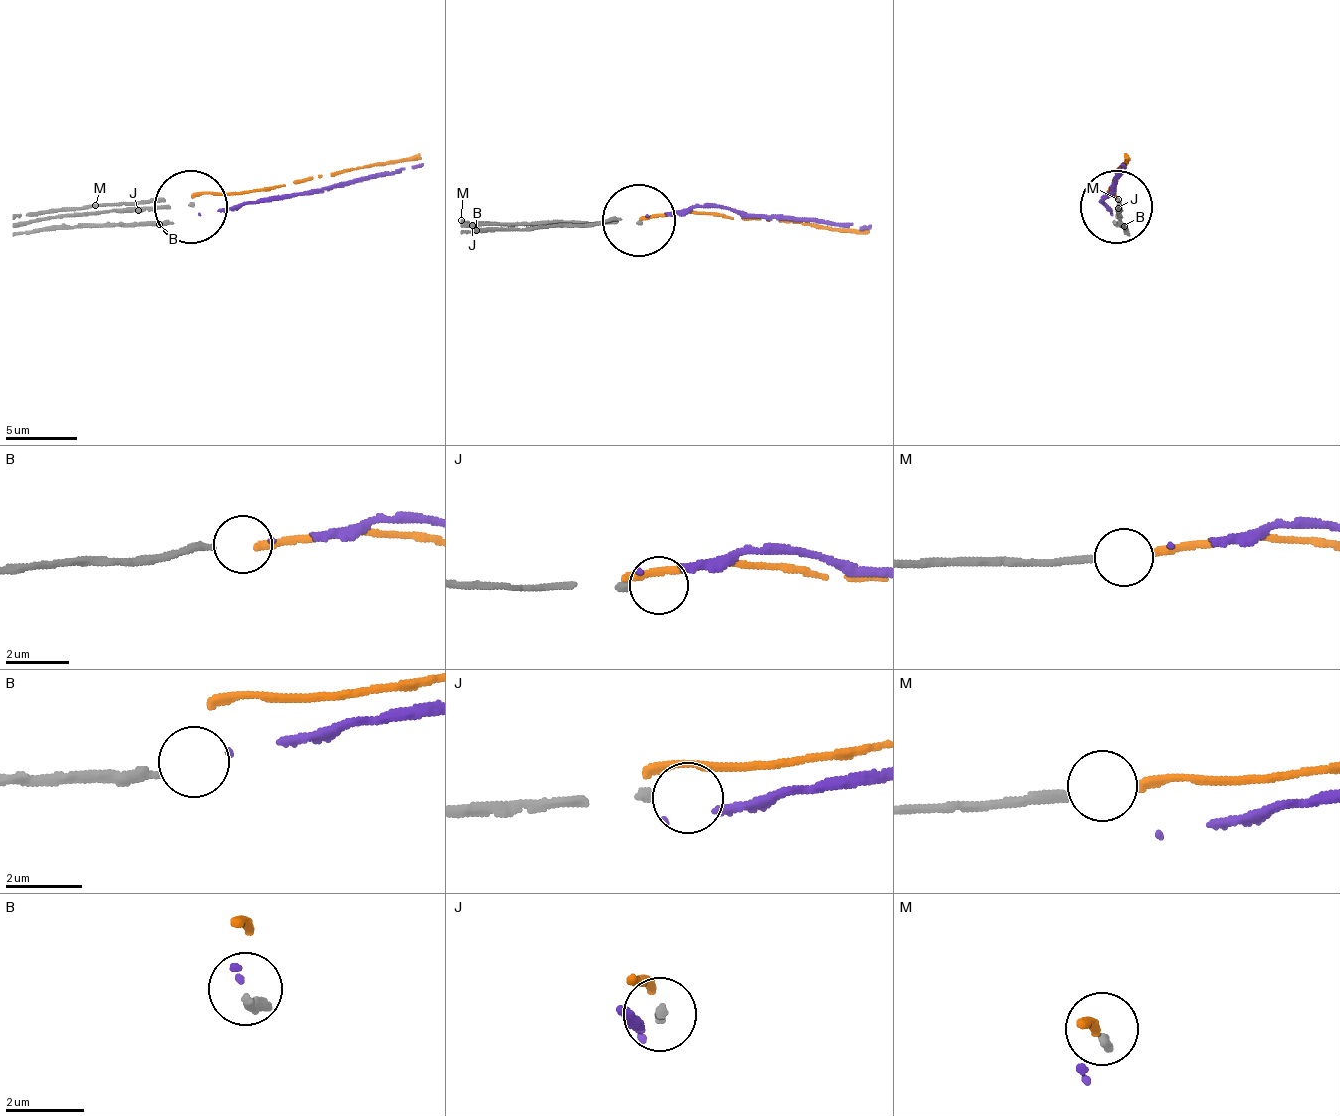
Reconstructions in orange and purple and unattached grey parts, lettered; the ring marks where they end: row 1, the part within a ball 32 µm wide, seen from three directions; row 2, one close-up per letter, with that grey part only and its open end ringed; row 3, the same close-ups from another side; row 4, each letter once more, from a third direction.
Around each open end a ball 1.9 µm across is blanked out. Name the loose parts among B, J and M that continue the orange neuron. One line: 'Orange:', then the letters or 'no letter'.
Orange: M

